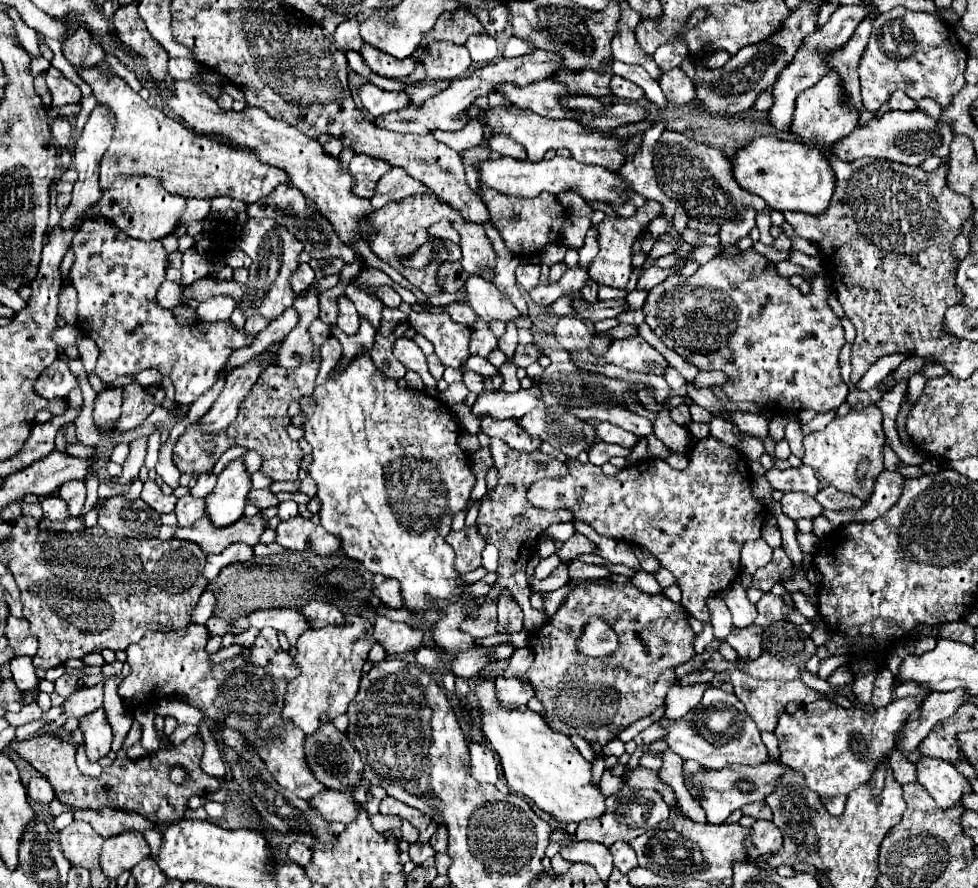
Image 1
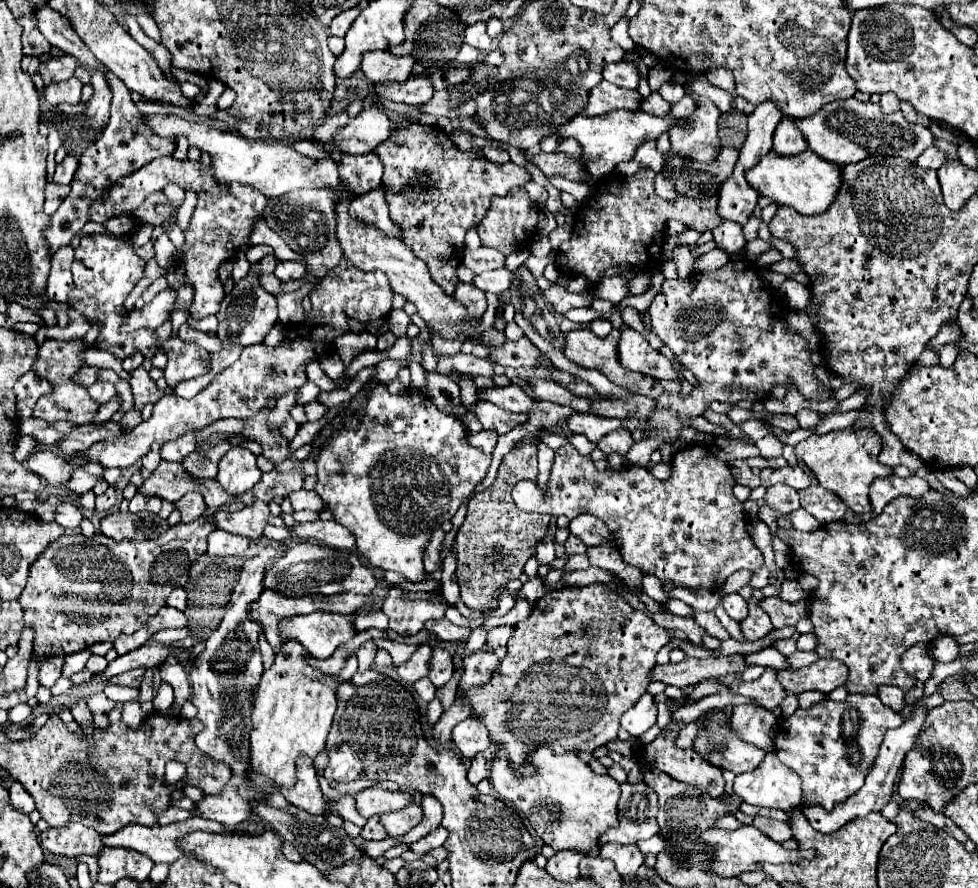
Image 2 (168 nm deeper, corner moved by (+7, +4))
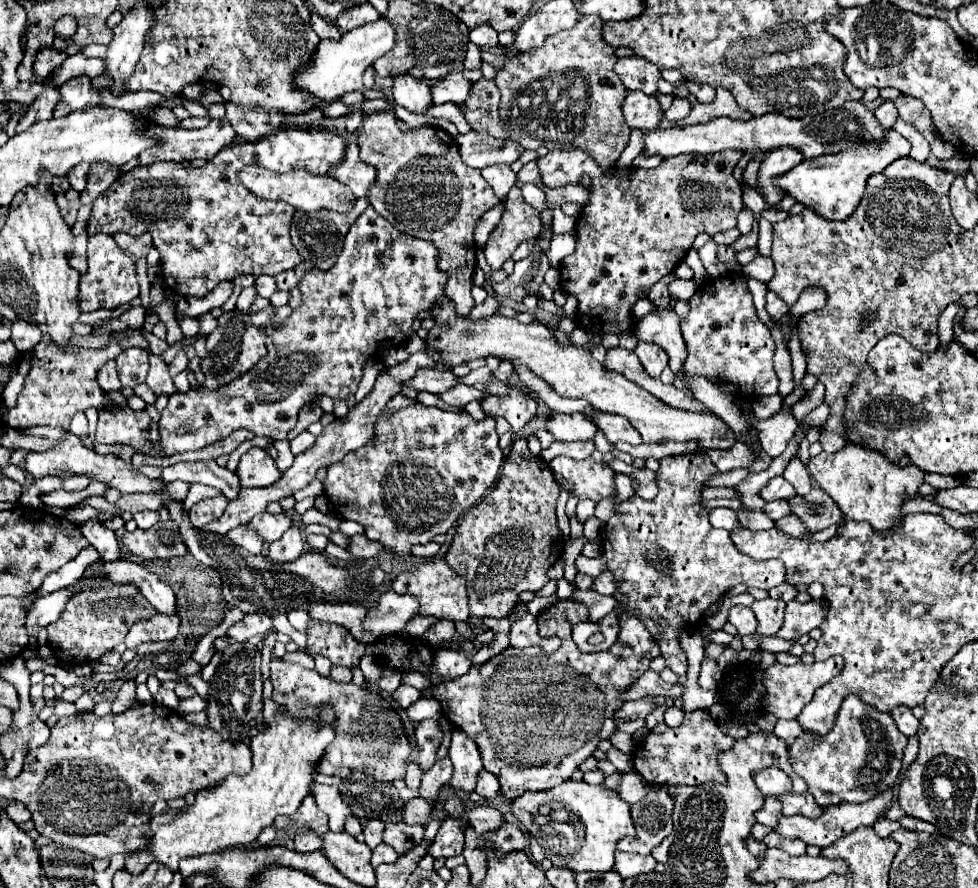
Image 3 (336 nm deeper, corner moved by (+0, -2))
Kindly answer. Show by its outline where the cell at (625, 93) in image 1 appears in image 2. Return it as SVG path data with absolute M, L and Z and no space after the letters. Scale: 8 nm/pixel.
M627 60L611 62L603 70L603 80L613 82L613 84L617 84L621 88L635 90L637 84L639 84L639 72L637 72L637 68L635 68L633 62L627 62Z

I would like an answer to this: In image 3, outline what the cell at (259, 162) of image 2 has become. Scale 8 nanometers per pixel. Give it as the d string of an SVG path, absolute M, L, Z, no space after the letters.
M244 168L244 172L240 172L240 180L242 184L254 192L258 198L266 198L266 200L282 200L290 206L294 206L296 210L302 212L316 212L316 210L334 210L334 212L350 212L356 196L352 194L352 190L346 184L340 184L338 180L334 180L328 174L308 174L308 172L288 172L288 174L276 174L276 172L268 172L266 168Z

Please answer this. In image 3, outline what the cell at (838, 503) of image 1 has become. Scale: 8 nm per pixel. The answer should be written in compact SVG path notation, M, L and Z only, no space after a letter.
M812 488L806 496L788 498L792 514L800 518L800 522L810 530L824 530L832 524L844 520L844 514L836 506L836 502L820 488Z

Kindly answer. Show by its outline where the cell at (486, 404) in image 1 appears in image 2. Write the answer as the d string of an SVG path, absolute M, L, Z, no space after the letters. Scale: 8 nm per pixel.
M531 380L531 390L535 394L535 400L549 400L555 404L567 404L579 412L589 412L589 400L577 398L567 388L555 384L553 380Z

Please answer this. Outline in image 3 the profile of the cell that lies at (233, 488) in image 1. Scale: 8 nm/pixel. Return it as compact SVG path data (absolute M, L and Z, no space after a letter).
M252 448L238 464L238 478L242 488L266 488L280 480L280 470L264 448Z

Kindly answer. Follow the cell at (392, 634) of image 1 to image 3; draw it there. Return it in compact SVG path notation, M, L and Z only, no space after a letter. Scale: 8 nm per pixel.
M434 558L434 560L416 560L408 570L400 572L392 580L392 588L400 594L412 594L416 596L422 606L420 614L424 616L436 616L436 618L446 618L446 620L468 620L468 594L466 594L466 580L464 576L456 574L444 558Z

